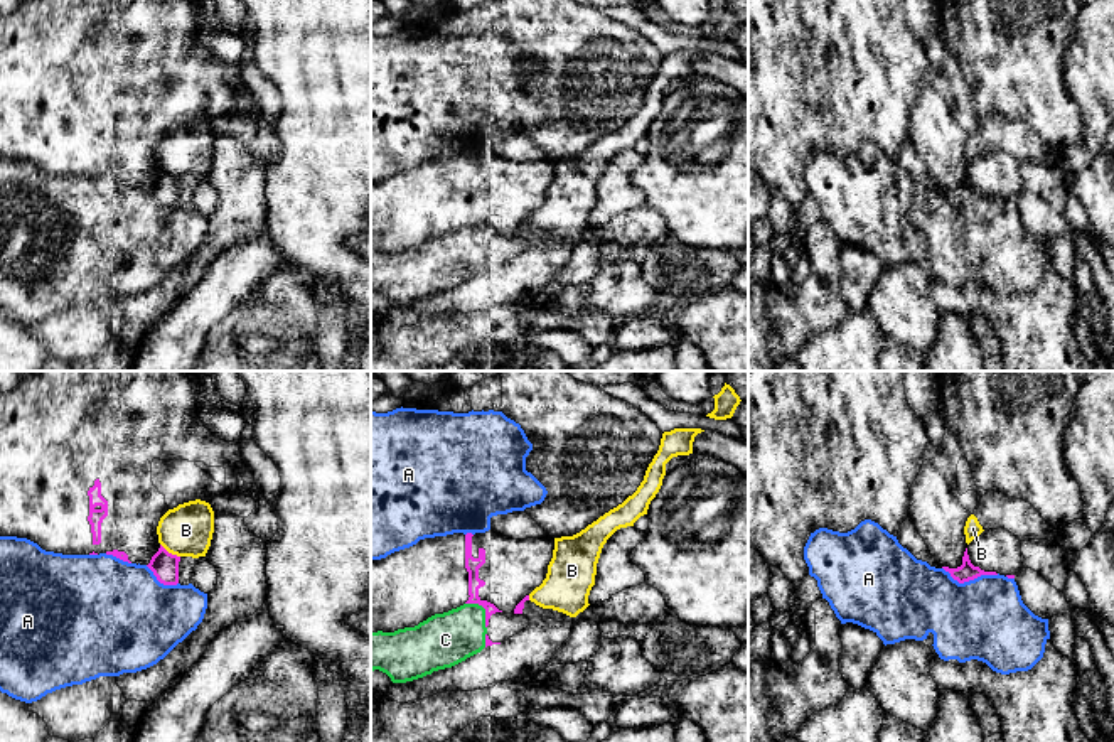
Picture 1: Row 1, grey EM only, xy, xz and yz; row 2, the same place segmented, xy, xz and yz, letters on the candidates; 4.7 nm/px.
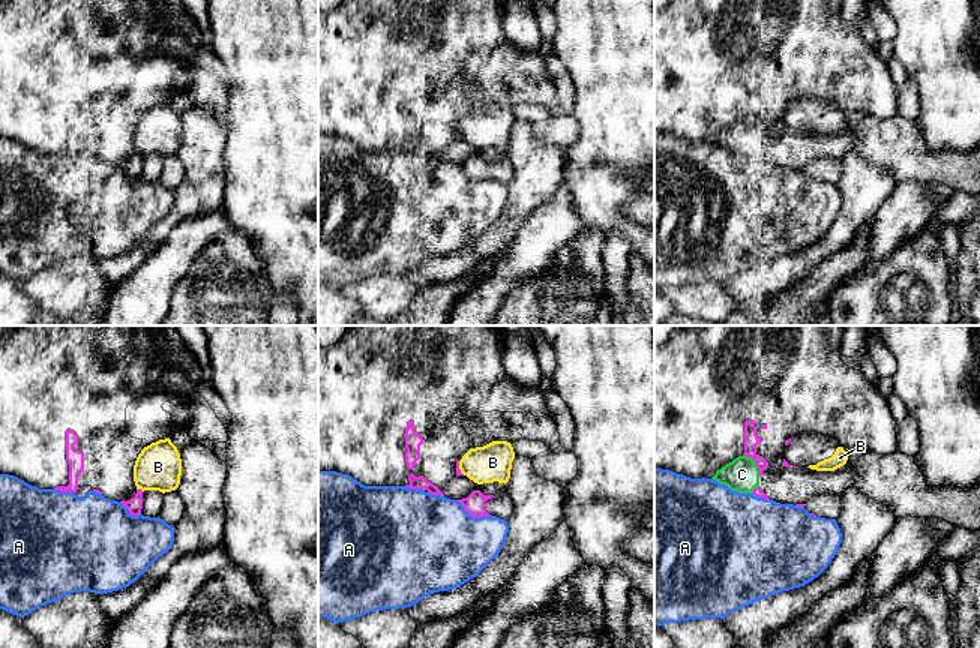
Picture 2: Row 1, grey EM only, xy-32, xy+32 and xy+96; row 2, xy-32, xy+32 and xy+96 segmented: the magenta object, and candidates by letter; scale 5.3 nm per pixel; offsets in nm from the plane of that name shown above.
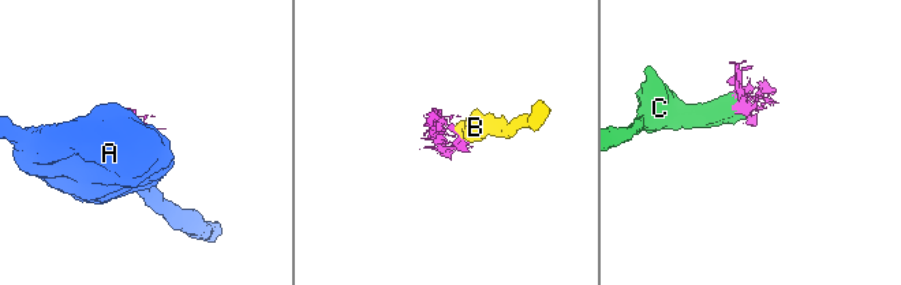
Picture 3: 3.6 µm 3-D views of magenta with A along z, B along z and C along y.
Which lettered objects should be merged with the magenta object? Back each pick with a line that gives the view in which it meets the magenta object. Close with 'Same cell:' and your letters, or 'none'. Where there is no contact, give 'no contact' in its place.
Same cell: none

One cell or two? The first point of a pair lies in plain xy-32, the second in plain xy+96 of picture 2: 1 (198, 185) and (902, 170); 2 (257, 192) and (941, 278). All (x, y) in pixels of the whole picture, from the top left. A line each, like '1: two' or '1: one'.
1: two
2: two

